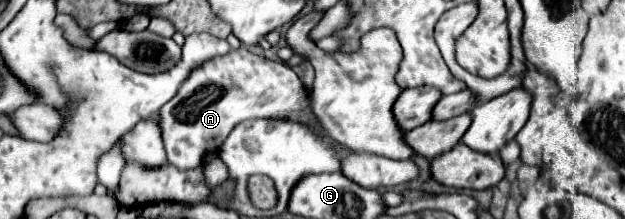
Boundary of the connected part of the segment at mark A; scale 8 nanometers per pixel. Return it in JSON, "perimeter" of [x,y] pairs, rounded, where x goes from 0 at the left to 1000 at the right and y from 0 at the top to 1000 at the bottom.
{"perimeter":[[[390,215],[342,260],[307,315],[304,361],[253,516],[269,735],[285,772],[323,763],[330,708],[349,699],[381,562],[419,534],[483,543],[486,479],[493,452],[483,370],[458,288],[422,269]]]}

